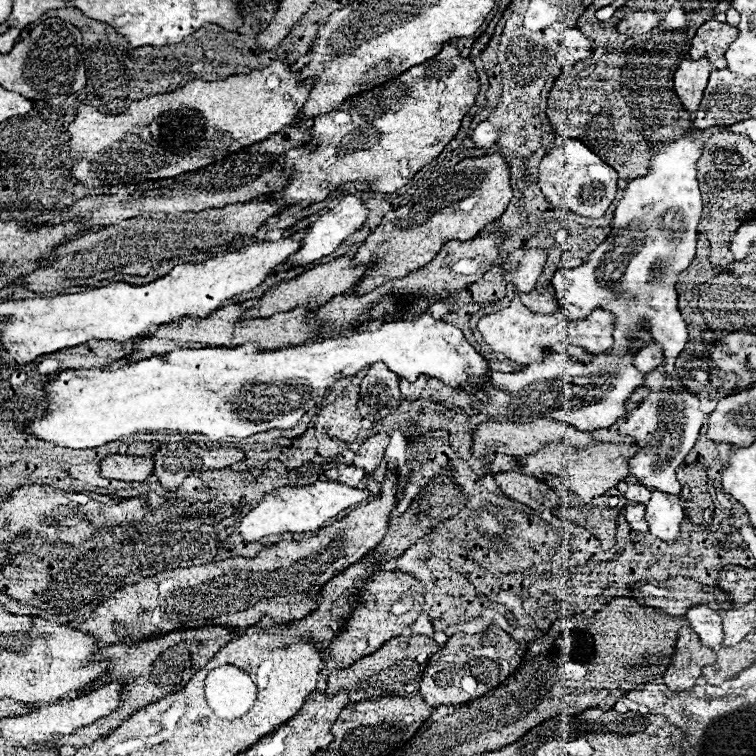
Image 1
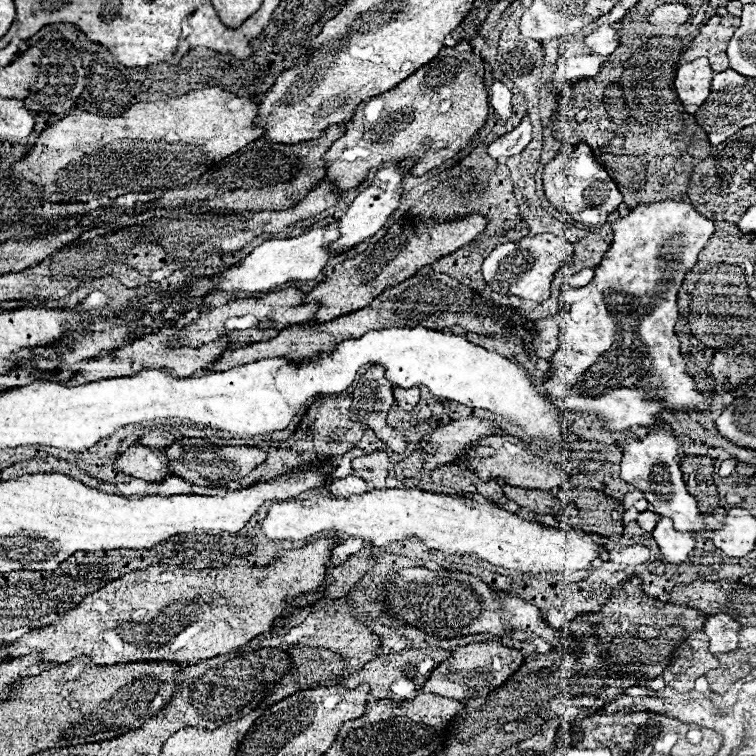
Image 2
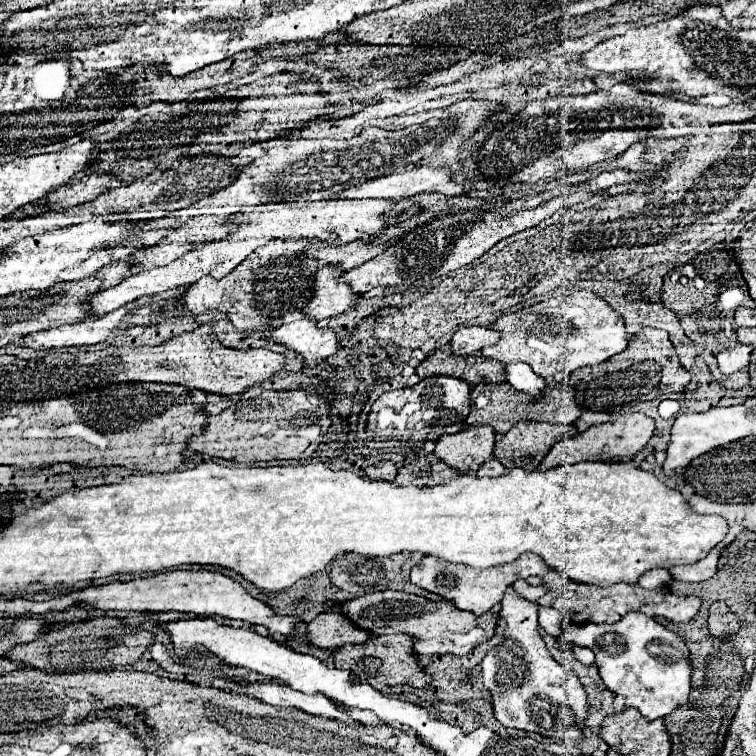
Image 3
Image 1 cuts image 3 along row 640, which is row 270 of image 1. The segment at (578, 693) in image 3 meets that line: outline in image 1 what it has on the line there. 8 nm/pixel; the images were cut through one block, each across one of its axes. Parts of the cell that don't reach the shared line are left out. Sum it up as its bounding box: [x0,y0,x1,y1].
[502,248,548,294]

